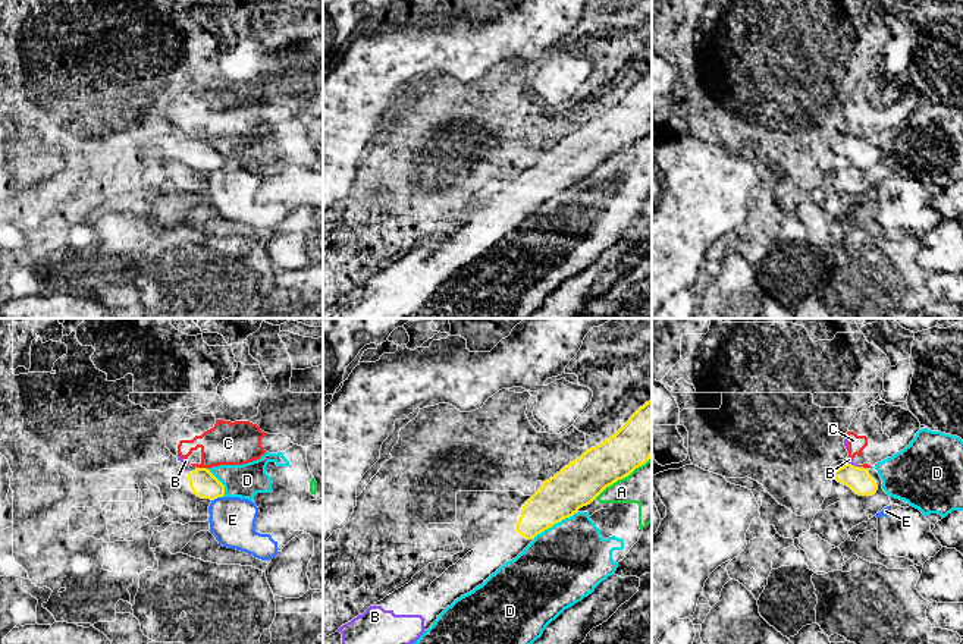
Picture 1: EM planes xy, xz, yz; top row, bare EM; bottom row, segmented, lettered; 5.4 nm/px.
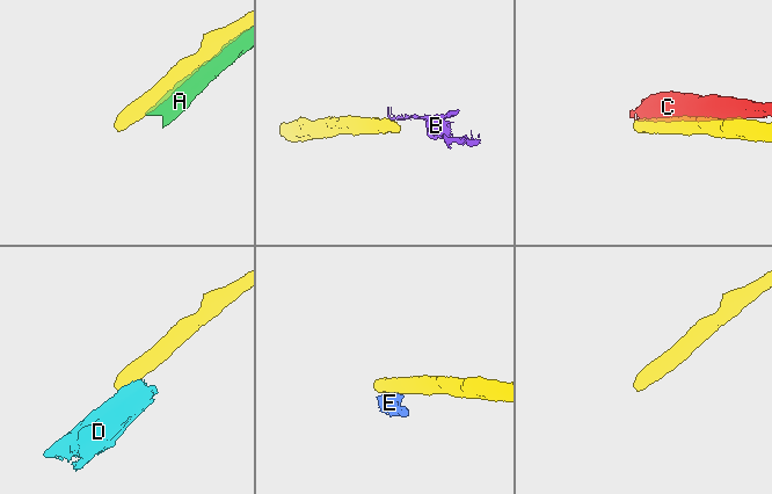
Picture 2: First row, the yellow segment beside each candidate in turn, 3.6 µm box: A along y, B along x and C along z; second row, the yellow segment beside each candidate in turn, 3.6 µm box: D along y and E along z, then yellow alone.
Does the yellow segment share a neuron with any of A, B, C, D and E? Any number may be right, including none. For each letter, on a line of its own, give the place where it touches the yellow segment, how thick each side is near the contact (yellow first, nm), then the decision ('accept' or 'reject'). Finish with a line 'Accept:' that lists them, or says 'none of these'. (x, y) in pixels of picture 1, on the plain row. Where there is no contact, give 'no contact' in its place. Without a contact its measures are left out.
A: meets yellow in xz at (623, 148); 240 nm thick on the yellow side, 240 nm on the other; reject
B: meets yellow in yz at (853, 137); 140 nm thick on the yellow side, 30 nm on the other; accept
C: meets yellow in xy at (203, 140); 150 nm thick on the yellow side, 240 nm on the other; reject
D: meets yellow in xz at (555, 194); 240 nm thick on the yellow side, 420 nm on the other; reject
E: meets yellow in xy at (216, 169); 150 nm thick on the yellow side, 260 nm on the other; reject
Accept: B

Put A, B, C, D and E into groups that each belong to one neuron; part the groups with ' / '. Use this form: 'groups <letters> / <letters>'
groups A D / B / C / E

